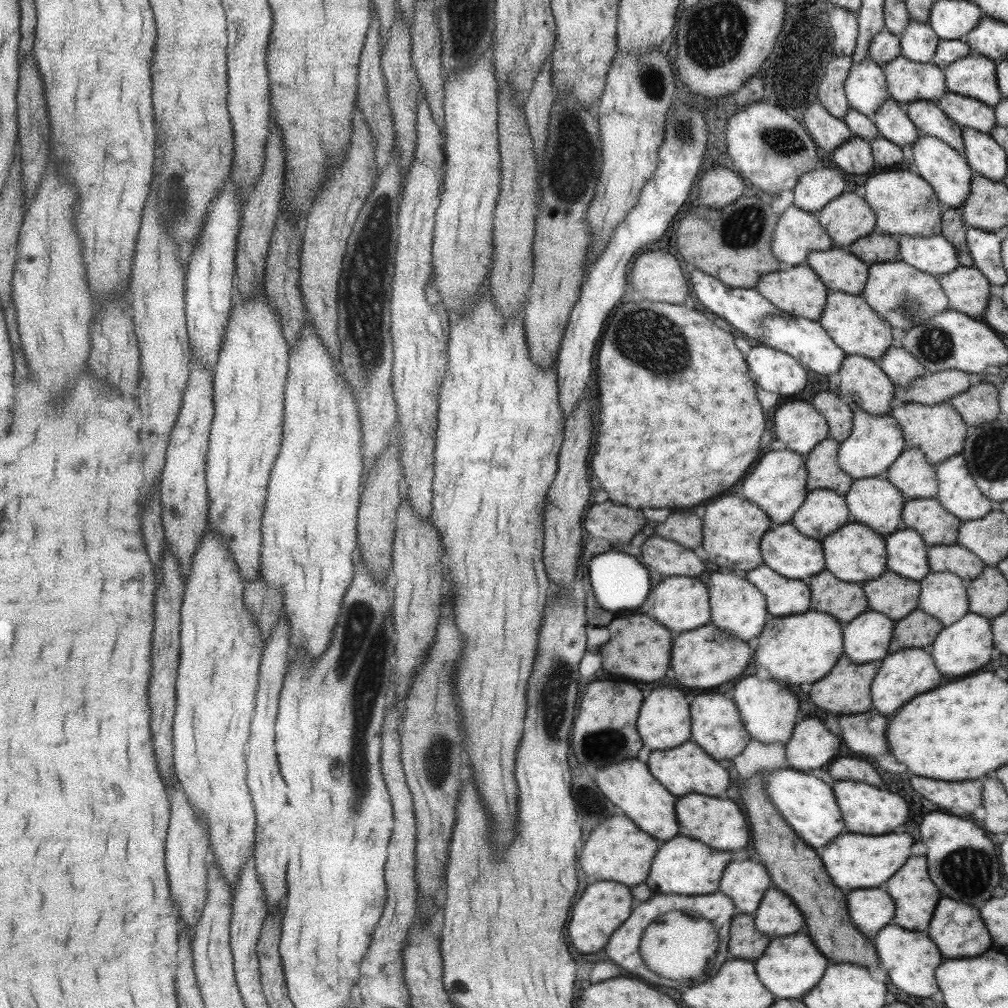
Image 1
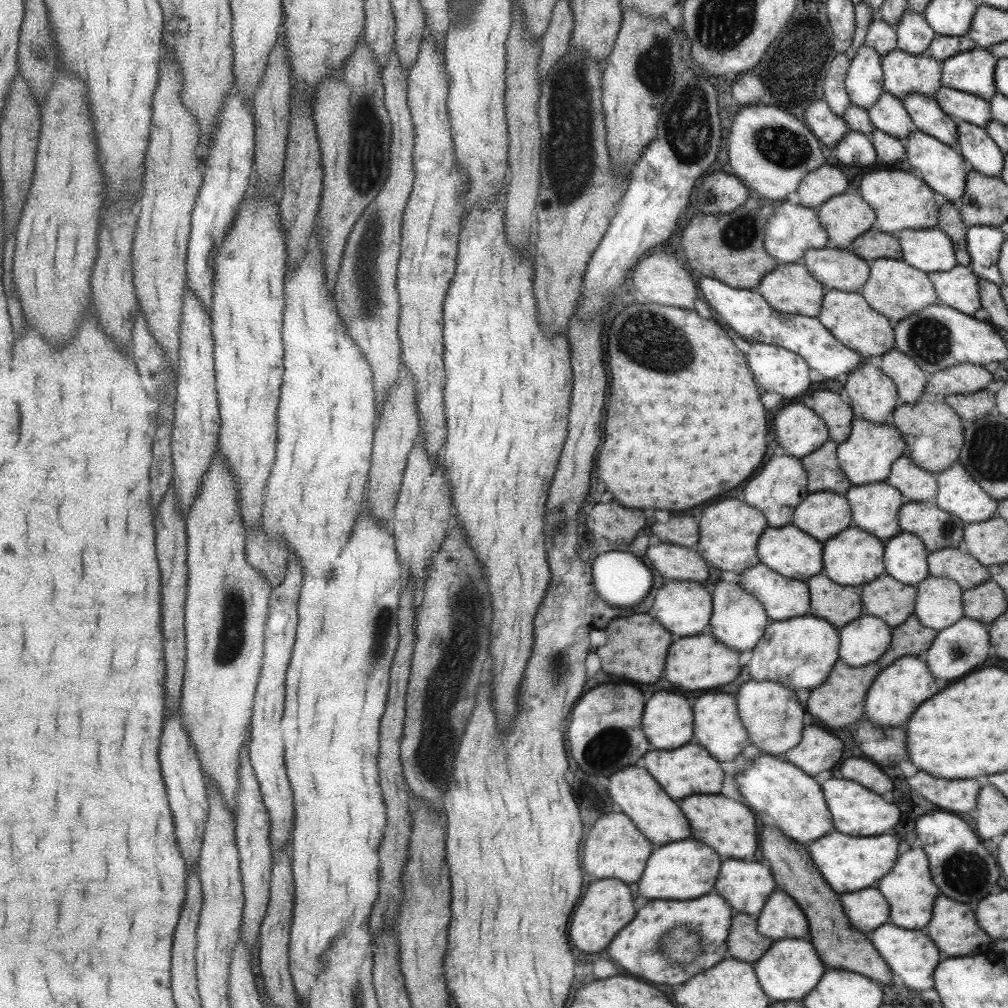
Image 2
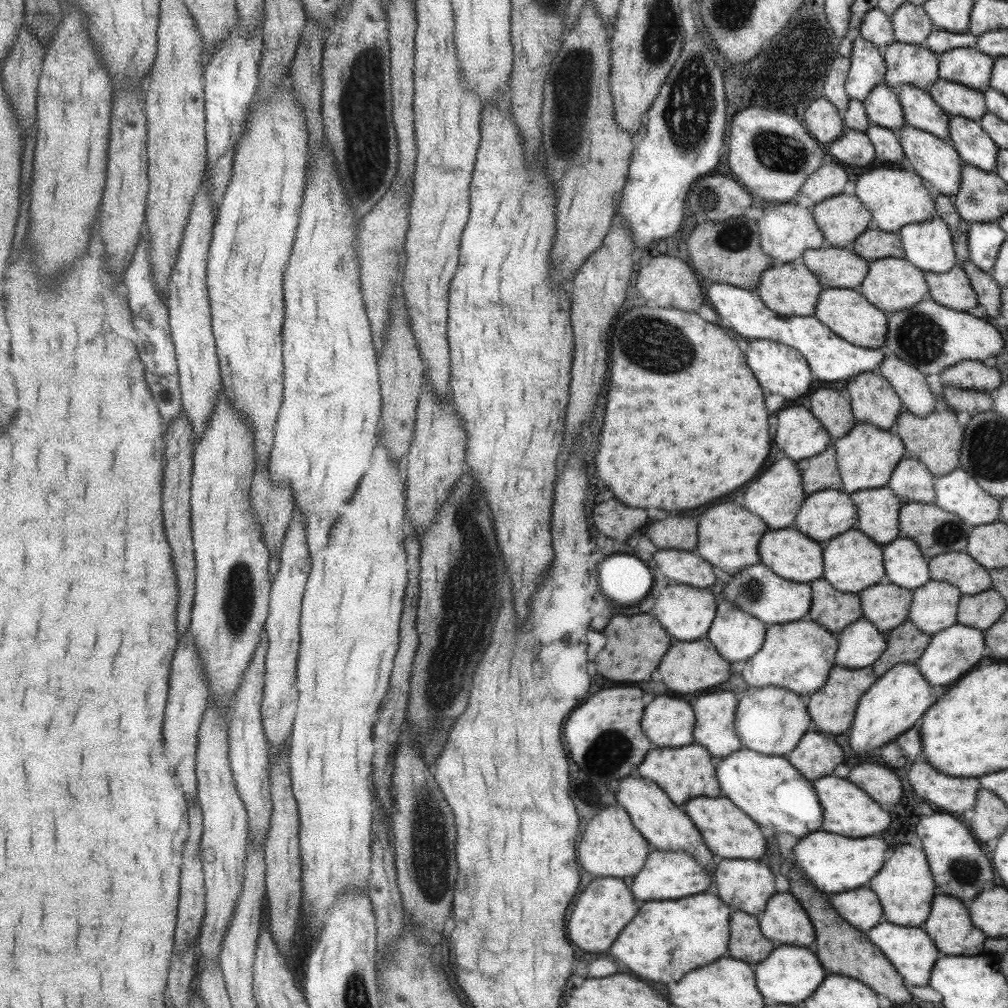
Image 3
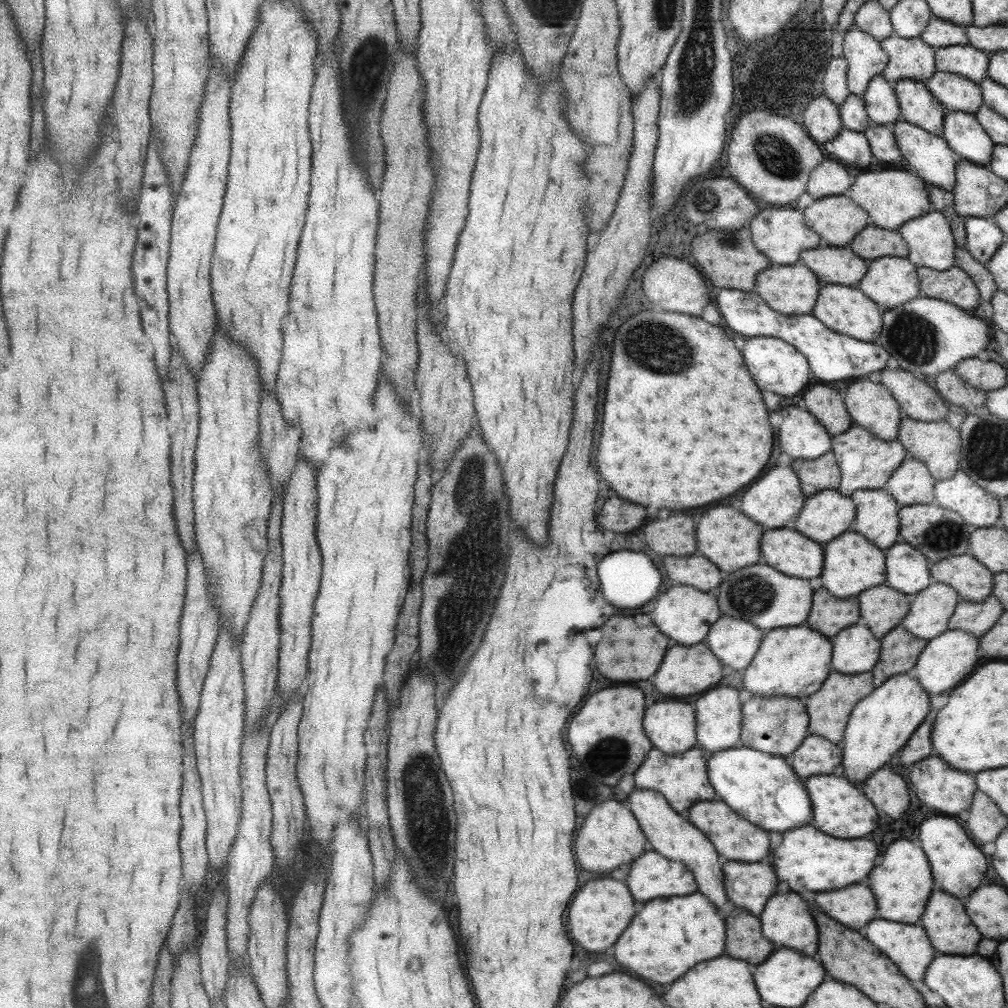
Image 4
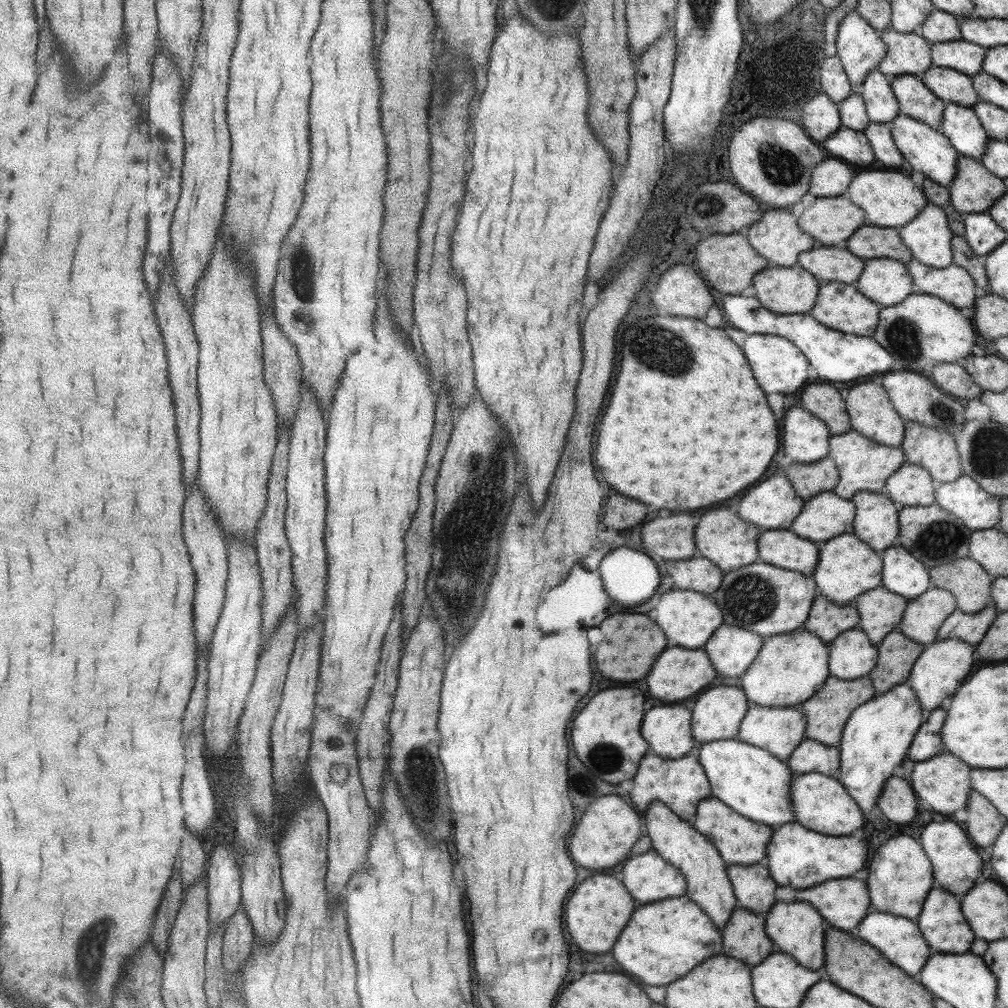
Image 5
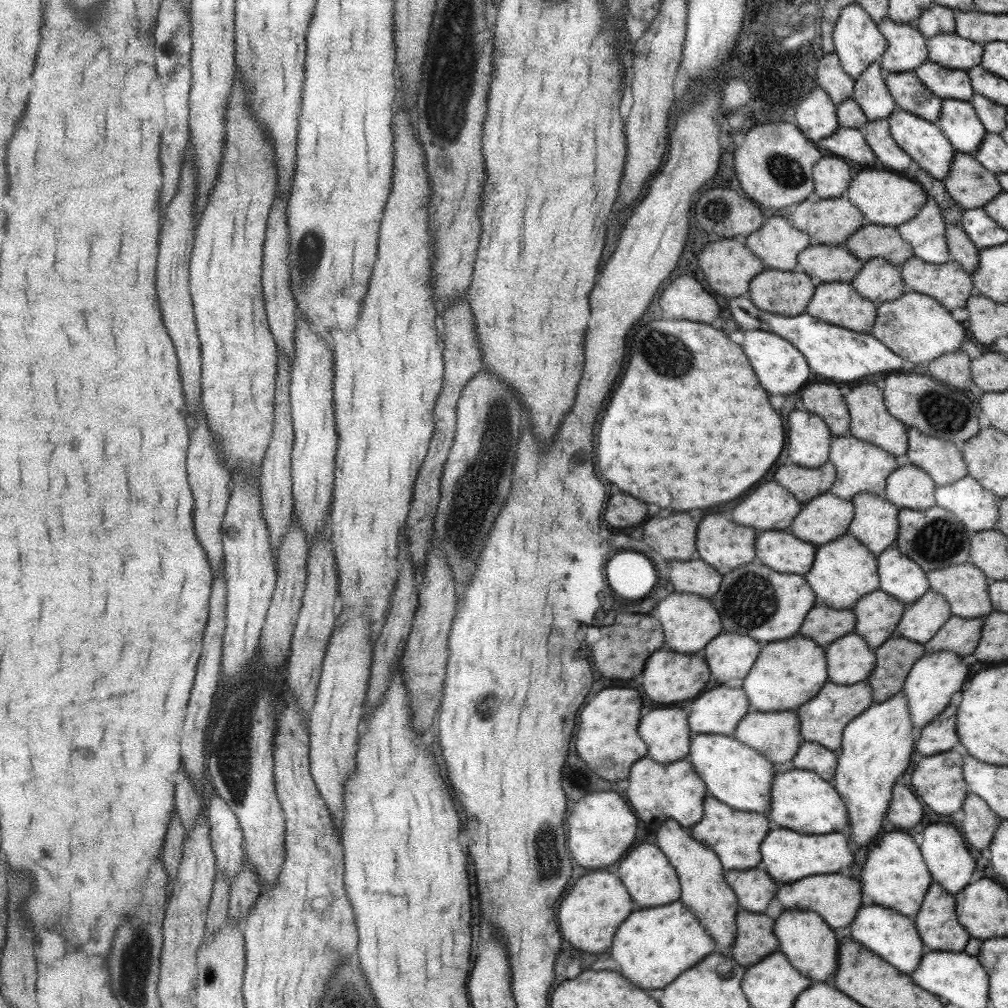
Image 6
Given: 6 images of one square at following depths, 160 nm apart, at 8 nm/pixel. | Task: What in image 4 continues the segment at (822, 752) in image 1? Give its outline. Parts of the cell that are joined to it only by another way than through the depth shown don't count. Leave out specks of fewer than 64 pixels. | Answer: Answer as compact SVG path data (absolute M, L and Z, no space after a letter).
M809 735L788 757L793 772L803 780L816 774L833 774L833 770L842 764L842 750L835 743L828 742L825 738Z

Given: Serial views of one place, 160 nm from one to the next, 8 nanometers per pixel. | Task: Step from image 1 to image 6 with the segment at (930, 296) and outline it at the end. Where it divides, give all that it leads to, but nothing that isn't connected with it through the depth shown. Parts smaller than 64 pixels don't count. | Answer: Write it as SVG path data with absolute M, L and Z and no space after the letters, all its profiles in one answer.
M879 257L864 262L849 283L857 294L876 305L891 302L908 289L901 278L900 268Z

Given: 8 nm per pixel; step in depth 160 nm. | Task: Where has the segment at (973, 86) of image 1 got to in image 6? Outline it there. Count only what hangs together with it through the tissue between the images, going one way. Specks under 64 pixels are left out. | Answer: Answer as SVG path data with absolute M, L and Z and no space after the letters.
M936 34L926 38L928 60L949 69L968 71L980 64L982 44L951 34Z

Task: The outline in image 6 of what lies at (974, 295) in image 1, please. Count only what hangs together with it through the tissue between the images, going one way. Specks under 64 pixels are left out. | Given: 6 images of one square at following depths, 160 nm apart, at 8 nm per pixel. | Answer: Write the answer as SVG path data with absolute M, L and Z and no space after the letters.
M913 256L899 268L909 290L934 298L948 311L963 308L970 297L971 275L955 261L933 265Z

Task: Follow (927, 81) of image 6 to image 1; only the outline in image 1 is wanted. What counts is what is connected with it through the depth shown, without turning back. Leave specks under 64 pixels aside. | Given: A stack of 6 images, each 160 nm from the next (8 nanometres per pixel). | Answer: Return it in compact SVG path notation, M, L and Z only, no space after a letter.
M946 91L935 103L947 118L960 127L990 134L991 129L996 125L993 107L974 98Z

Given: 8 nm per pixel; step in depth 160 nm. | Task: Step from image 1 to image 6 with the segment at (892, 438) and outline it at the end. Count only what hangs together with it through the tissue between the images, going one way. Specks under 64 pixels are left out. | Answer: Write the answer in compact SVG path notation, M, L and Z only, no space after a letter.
M851 434L832 436L828 461L835 467L836 478L828 491L844 501L850 501L853 496L859 493L882 496L888 474L898 467L895 457L886 450L881 450L870 442L859 440Z

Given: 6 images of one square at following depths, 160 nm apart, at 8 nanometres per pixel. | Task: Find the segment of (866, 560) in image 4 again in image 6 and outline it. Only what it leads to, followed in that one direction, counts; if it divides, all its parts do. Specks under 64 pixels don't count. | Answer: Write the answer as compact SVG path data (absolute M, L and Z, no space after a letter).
M849 534L817 546L814 560L815 568L811 566L804 577L814 592L815 605L851 609L856 600L878 589L876 556Z

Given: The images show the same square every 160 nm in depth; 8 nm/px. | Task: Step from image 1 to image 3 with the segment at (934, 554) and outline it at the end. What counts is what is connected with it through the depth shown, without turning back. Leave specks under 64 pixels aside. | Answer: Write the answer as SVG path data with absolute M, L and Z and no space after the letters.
M951 551L927 561L931 579L951 583L961 594L977 594L992 588L988 570L967 553Z

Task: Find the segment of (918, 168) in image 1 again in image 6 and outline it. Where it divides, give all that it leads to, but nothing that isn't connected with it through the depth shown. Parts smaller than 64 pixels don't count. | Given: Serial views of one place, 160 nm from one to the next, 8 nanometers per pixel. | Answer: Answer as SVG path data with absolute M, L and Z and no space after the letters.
M897 108L887 118L889 132L895 144L911 157L911 160L935 180L943 180L948 174L956 150L951 146L937 124L927 122L914 114Z

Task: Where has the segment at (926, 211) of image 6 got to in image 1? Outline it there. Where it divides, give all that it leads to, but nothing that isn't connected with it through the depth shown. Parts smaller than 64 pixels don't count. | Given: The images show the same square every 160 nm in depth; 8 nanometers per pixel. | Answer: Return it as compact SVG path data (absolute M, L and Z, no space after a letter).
M941 234L933 236L898 236L900 261L931 276L947 274L959 267L953 245Z

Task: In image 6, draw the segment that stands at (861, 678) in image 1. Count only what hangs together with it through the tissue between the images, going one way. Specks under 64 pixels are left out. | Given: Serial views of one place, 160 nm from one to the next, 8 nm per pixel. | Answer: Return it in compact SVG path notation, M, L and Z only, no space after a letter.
M865 681L853 685L825 682L825 685L819 689L819 692L811 700L794 710L800 722L802 741L820 744L837 753L842 740L843 727L872 703L872 689Z

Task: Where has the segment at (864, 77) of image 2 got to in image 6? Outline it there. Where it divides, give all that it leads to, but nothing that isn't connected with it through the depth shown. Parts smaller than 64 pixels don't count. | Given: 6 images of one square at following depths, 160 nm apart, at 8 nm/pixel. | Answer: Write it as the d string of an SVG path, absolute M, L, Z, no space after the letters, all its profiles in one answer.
M856 3L844 6L839 13L832 32L834 53L838 56L841 68L851 78L857 78L872 62L878 61L885 52L887 41L879 32L876 22Z

